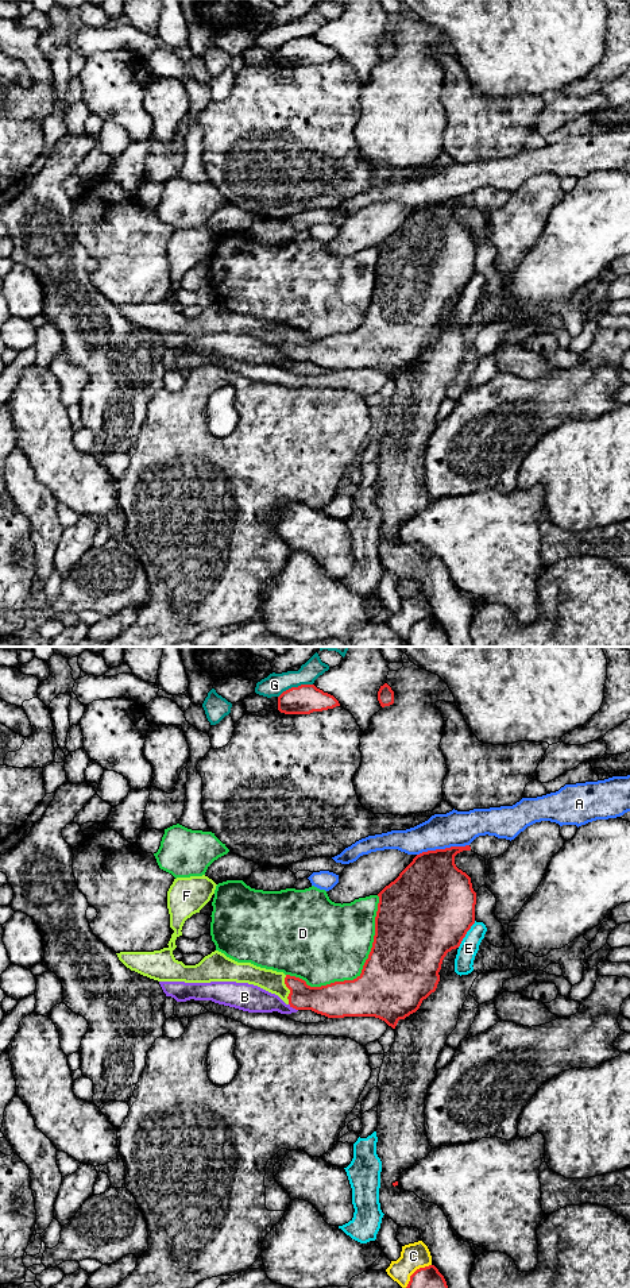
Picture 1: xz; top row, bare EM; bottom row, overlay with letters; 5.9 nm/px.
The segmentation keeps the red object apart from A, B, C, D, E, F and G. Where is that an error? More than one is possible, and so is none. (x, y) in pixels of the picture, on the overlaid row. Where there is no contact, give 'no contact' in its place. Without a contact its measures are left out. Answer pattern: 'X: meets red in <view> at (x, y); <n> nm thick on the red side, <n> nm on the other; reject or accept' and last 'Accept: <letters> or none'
A: meets red in xz at (443, 849); 400 nm thick on the red side, 200 nm on the other; reject
B: meets red in xz at (293, 1007); 200 nm thick on the red side, 160 nm on the other; reject
C: meets red in xz at (414, 1272); 130 nm thick on the red side, 160 nm on the other; reject
D: meets red in xz at (362, 971); 440 nm thick on the red side, 460 nm on the other; reject
E: meets red in xz at (466, 933); 500 nm thick on the red side, 120 nm on the other; reject
F: meets red in xz at (289, 988); 180 nm thick on the red side, 130 nm on the other; accept
G: meets red in xz at (294, 687); 180 nm thick on the red side, 140 nm on the other; reject
Accept: F

